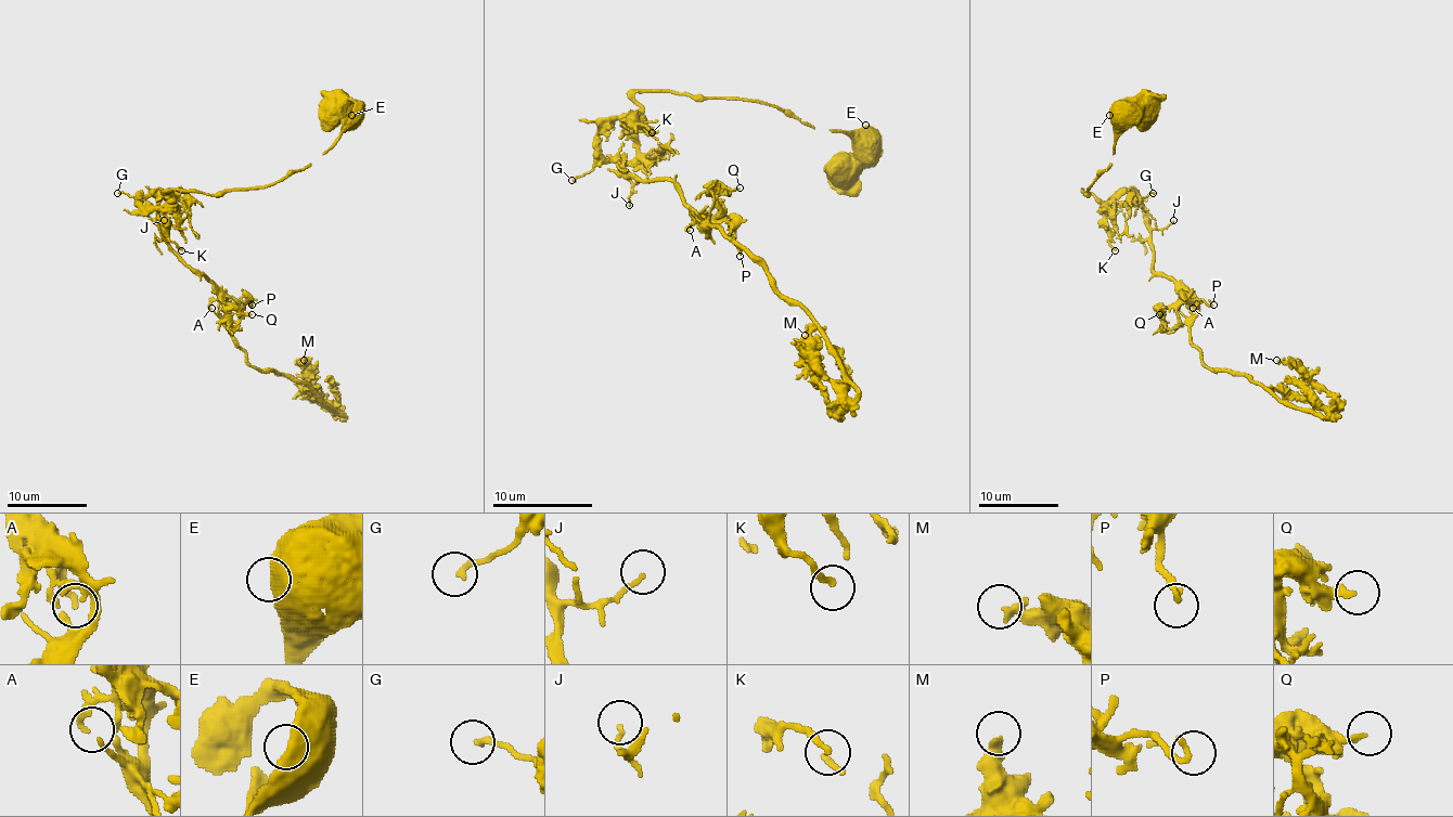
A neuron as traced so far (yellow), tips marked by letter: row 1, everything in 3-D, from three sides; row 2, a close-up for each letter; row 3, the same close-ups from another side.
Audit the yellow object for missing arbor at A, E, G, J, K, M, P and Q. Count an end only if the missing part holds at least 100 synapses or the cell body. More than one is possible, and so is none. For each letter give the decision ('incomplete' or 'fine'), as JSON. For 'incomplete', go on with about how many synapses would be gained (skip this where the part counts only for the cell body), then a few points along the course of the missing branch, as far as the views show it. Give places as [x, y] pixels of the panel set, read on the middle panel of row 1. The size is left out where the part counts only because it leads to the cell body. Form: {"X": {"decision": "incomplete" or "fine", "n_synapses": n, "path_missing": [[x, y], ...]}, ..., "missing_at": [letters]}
{"A": {"decision": "fine"}, "E": {"decision": "fine"}, "G": {"decision": "fine"}, "J": {"decision": "fine"}, "K": {"decision": "fine"}, "M": {"decision": "fine"}, "P": {"decision": "fine"}, "Q": {"decision": "fine"}, "missing_at": []}

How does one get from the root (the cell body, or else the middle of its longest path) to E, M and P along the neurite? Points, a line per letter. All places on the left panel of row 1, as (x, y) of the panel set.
E: (339, 108), (354, 127), (351, 115)
M: (339, 108), (341, 134), (299, 170), (171, 189), (157, 210), (245, 360), (329, 407), (304, 360)
P: (339, 108), (341, 134), (299, 170), (214, 194), (171, 189), (159, 203), (162, 238), (252, 305)

